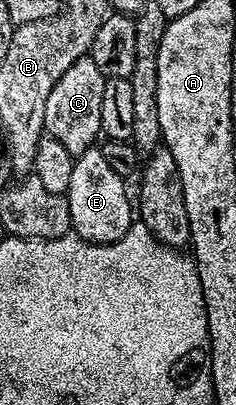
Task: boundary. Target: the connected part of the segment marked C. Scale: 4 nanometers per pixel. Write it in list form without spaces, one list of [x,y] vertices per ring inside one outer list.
[[[91,55],[75,61],[54,83],[54,91],[50,91],[50,99],[46,99],[46,119],[44,132],[47,136],[58,139],[66,151],[73,155],[85,153],[87,149],[97,144],[96,137],[101,136],[100,124],[102,123],[102,91],[104,90],[105,77],[98,71]]]

